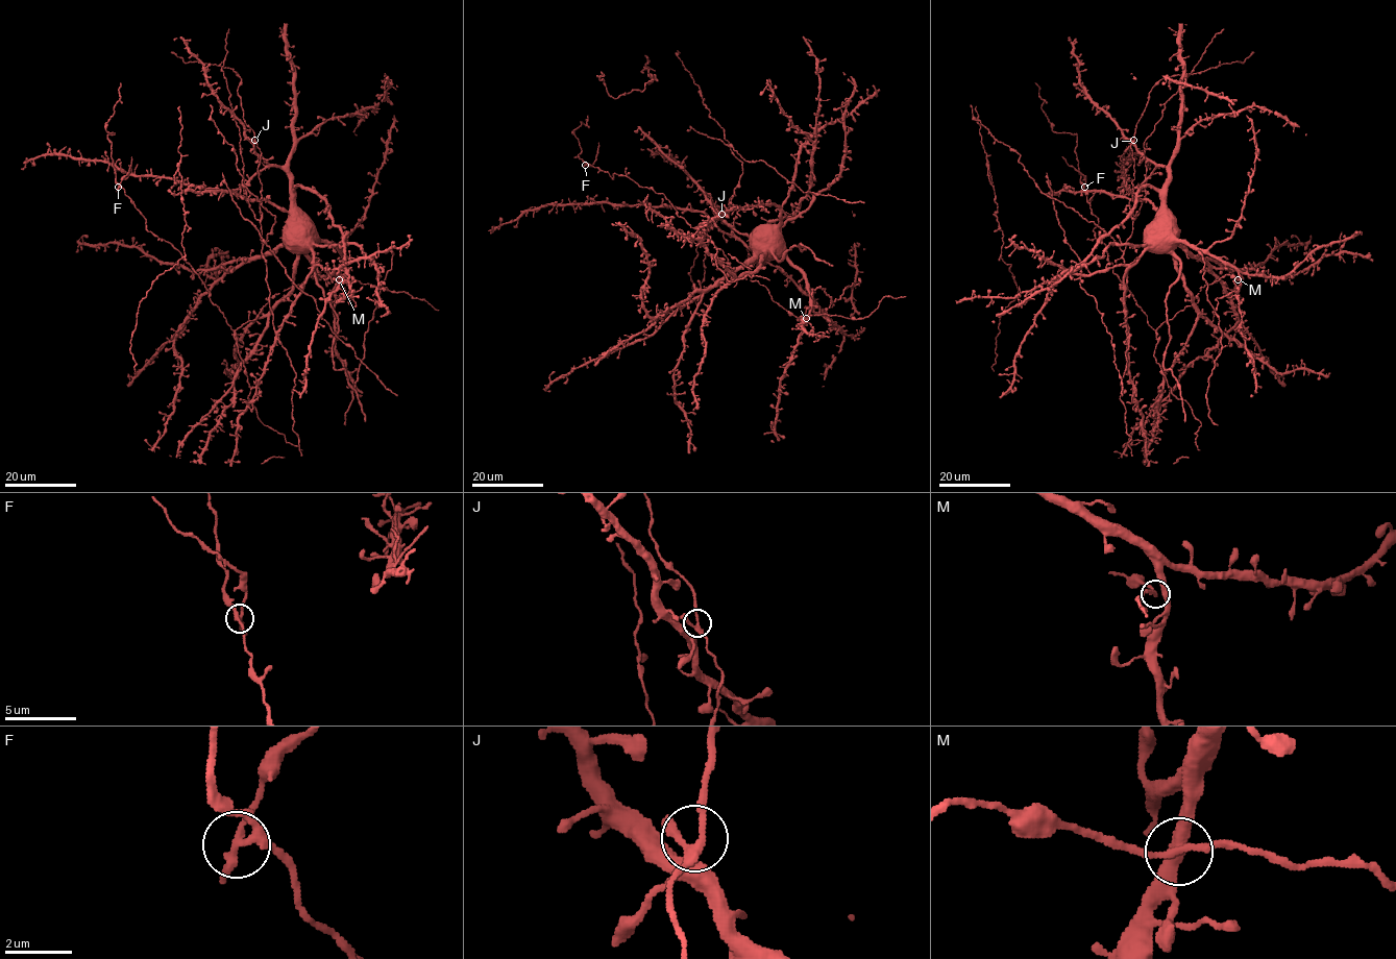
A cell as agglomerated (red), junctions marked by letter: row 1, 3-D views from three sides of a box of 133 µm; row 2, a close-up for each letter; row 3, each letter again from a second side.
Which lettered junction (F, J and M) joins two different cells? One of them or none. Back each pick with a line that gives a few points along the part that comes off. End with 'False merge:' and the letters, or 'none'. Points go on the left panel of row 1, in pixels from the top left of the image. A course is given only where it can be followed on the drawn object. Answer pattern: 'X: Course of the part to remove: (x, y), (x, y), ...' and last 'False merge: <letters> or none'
F: Course of the part to remove: (118, 187), (130, 166), (131, 156)
False merge: F

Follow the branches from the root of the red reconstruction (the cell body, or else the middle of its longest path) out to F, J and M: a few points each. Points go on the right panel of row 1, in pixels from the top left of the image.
F: (1152, 234), (1174, 257), (1192, 299), (1198, 298), (1155, 330), (1096, 238), (1098, 219), (1083, 187)
J: (1152, 234), (1168, 169), (1150, 162), (1137, 150), (1133, 140)
M: (1152, 234), (1155, 228), (1169, 228), (1176, 238), (1195, 248), (1228, 262), (1237, 271), (1238, 279)

